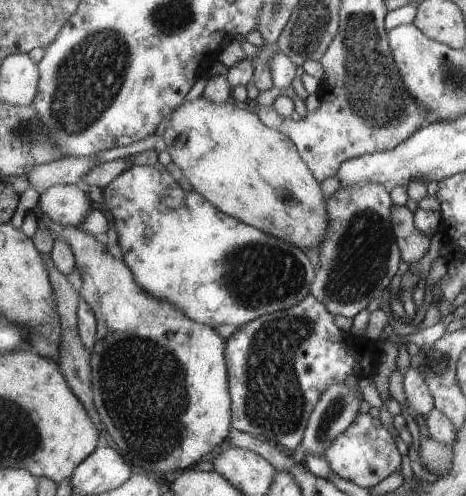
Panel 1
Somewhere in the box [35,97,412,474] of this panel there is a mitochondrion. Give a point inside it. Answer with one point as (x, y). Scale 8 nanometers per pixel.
(144, 393)

